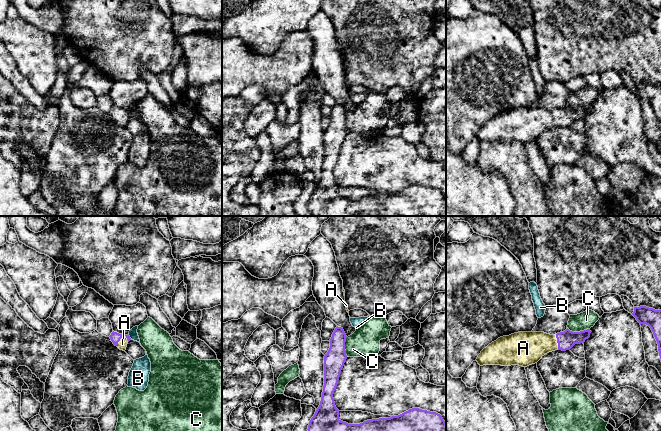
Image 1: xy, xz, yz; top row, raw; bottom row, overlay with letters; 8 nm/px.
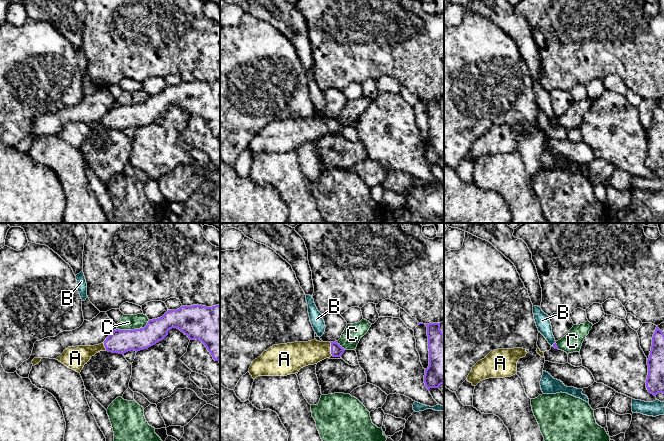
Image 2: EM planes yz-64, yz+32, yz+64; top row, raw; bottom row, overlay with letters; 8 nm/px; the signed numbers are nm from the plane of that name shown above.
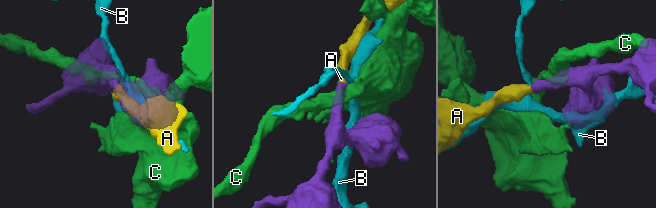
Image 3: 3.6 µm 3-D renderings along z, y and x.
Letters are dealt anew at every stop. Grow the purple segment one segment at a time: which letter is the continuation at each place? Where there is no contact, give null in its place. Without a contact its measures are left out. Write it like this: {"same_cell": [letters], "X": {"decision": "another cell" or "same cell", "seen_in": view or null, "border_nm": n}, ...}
{"same_cell": ["A"], "A": {"decision": "same cell", "seen_in": "xy", "border_nm": 120}, "B": {"decision": "another cell", "seen_in": "xy", "border_nm": 50}, "C": {"decision": "another cell", "seen_in": "yz", "border_nm": 180}}

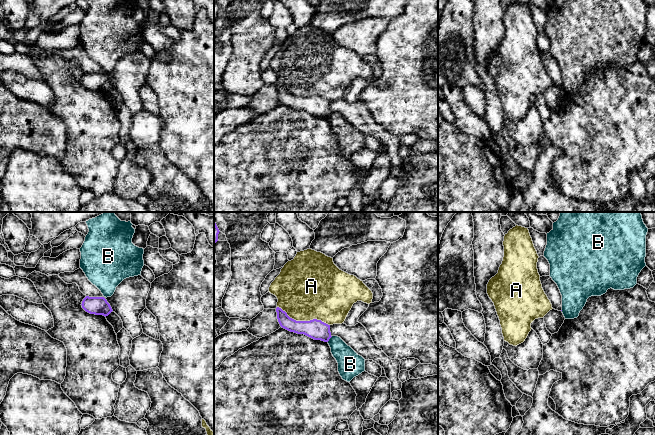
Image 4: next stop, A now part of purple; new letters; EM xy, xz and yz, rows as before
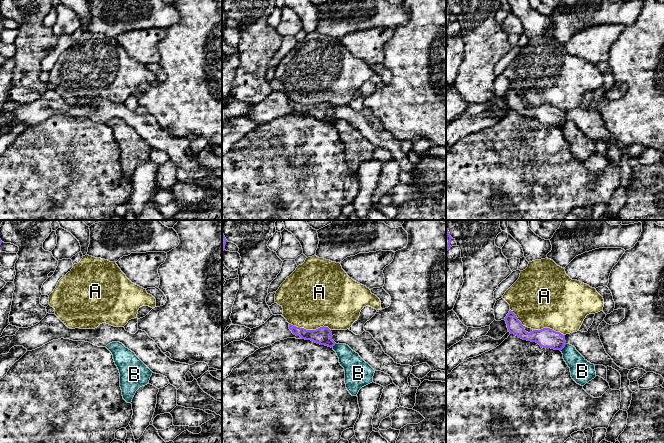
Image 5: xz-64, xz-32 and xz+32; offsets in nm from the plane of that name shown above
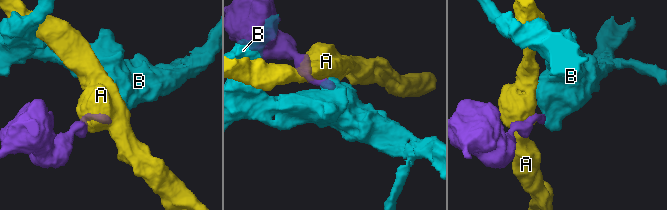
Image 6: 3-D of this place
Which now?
{"same_cell": [], "A": {"decision": "another cell", "seen_in": "xz", "border_nm": 460}, "B": {"decision": "another cell", "seen_in": "xz", "border_nm": 60}}

